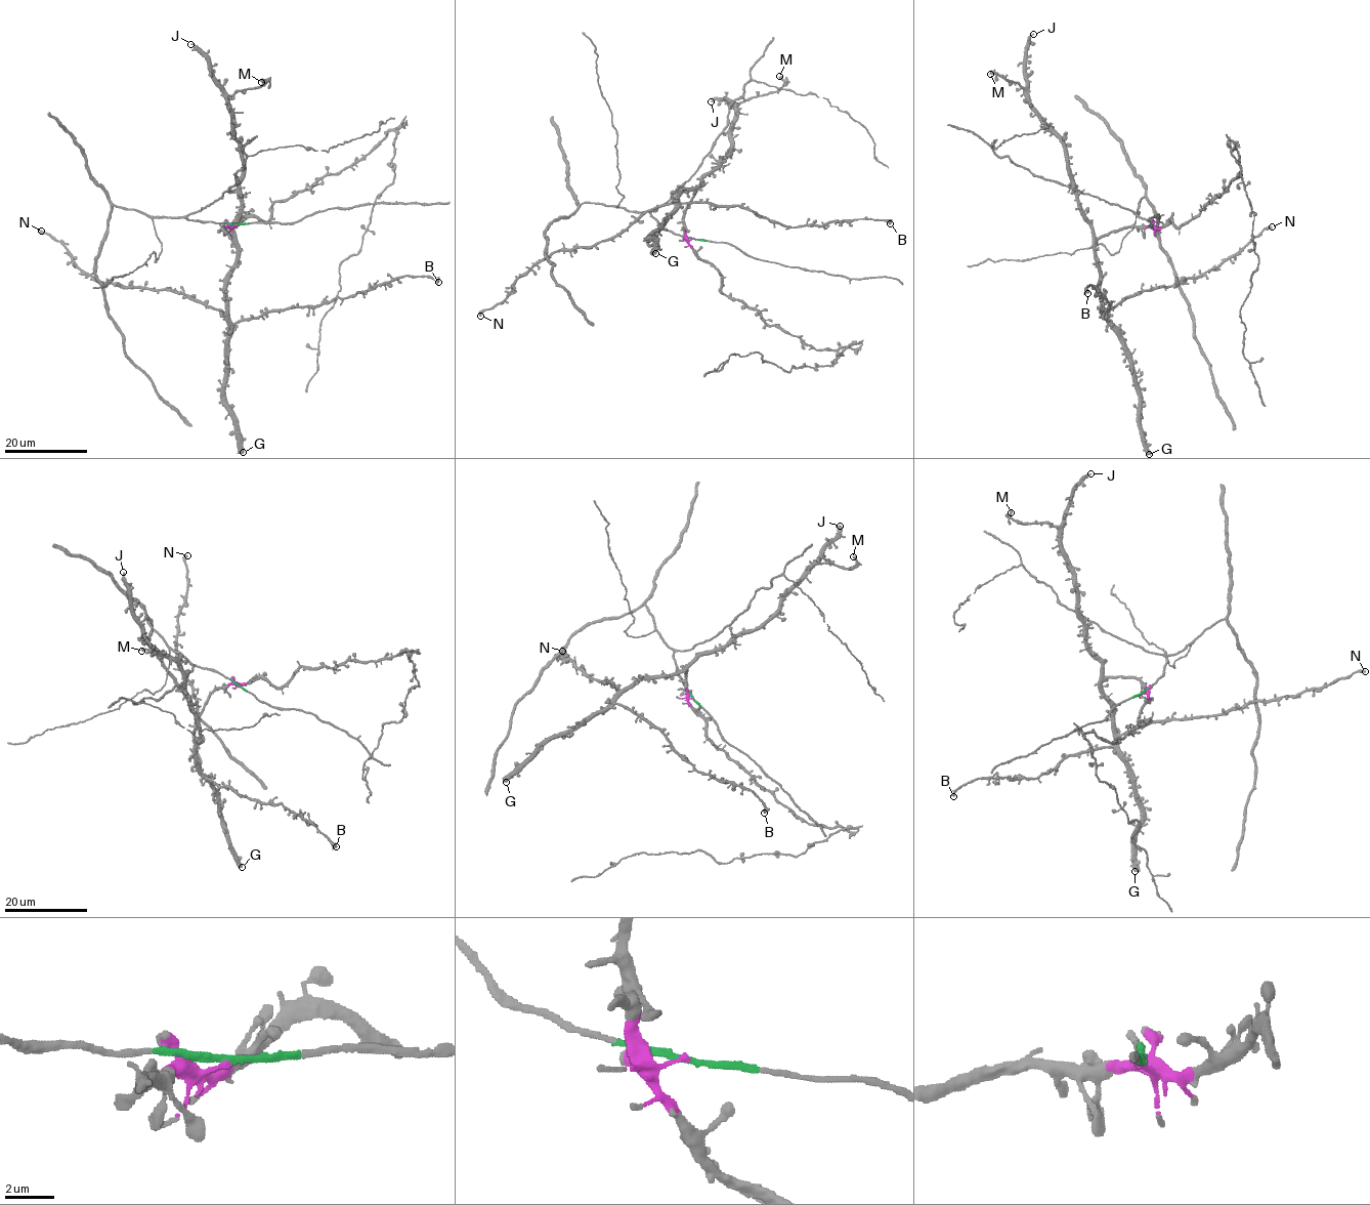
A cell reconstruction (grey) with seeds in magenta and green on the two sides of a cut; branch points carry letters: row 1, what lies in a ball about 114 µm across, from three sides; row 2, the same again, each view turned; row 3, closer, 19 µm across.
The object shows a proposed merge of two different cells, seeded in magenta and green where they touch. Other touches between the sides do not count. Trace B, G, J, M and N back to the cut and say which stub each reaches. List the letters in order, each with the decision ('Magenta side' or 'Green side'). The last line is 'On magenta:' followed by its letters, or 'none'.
B: Magenta side
G: Magenta side
J: Magenta side
M: Magenta side
N: Magenta side
On magenta: B, G, J, M, N

